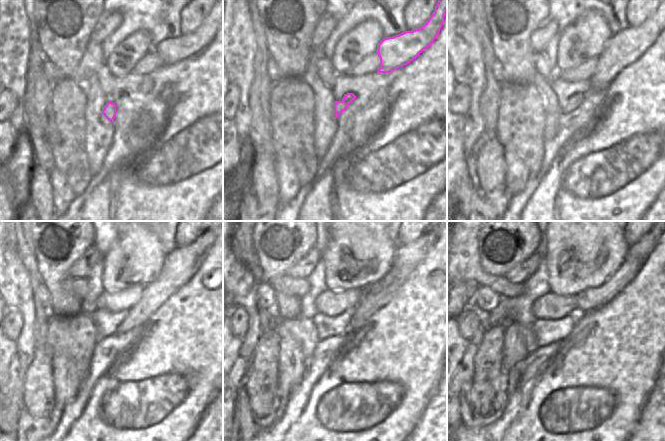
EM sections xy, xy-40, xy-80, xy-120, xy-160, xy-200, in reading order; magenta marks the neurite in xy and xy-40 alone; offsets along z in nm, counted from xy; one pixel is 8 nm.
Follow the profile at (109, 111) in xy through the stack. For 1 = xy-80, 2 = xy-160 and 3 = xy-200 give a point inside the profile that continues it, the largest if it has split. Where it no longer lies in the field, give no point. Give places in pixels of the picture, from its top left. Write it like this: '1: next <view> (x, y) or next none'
1: next xy-80 (575, 100)
2: next xy-160 (407, 257)
3: next xy-200 (641, 249)

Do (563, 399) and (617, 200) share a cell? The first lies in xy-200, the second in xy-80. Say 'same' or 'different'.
same

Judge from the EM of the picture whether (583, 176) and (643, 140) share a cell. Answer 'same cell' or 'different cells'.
same cell

